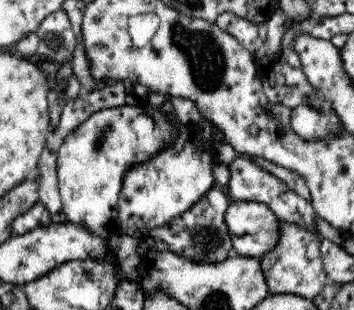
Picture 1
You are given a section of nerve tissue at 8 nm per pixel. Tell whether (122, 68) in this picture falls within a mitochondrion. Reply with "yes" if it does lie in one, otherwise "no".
no

